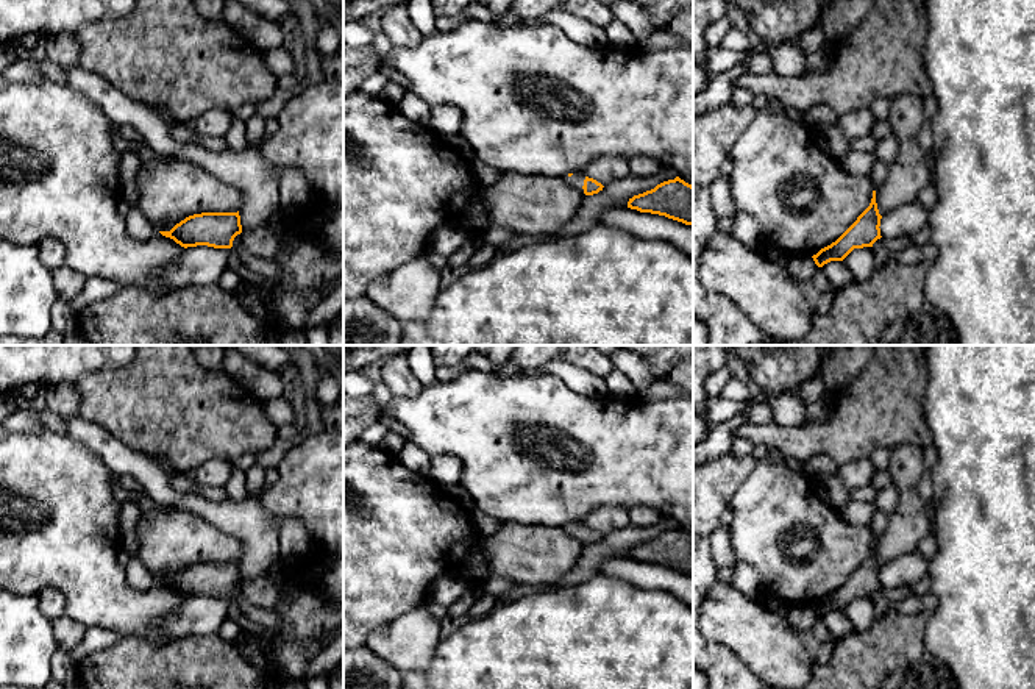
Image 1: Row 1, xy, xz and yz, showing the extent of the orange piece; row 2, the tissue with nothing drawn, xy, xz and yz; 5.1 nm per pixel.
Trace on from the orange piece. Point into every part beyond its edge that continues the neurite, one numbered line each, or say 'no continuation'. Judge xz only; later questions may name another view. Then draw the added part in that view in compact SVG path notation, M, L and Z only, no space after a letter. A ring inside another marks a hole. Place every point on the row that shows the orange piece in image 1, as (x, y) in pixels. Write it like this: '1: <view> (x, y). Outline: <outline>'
1: xz (576, 180). Outline: M573 172L571 177L564 175L562 180L564 180L568 186L571 186L571 187L578 189L581 194L584 194L582 186L584 186L585 175L584 175L582 172ZM584 194L584 195L585 195L585 194Z

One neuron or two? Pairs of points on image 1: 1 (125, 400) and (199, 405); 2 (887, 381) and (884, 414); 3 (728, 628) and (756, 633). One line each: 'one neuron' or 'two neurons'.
1: one neuron
2: one neuron
3: one neuron

